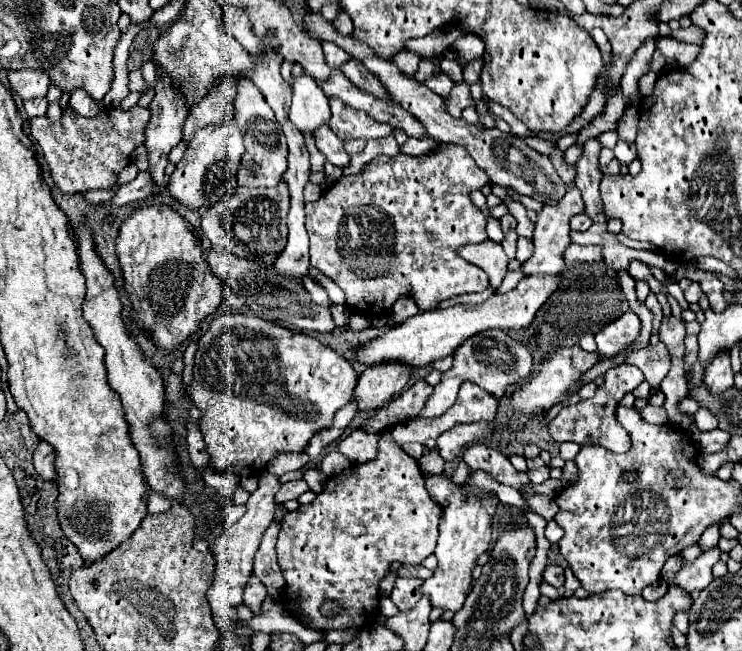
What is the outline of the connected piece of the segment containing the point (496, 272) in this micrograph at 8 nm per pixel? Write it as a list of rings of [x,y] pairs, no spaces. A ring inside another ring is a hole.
[[[485,240],[485,242],[479,242],[479,244],[461,246],[457,250],[457,254],[461,258],[465,258],[467,262],[471,262],[471,264],[479,266],[481,270],[485,270],[493,290],[497,290],[501,286],[501,280],[505,278],[507,264],[509,264],[509,258],[505,256],[501,244],[497,244],[493,240]]]

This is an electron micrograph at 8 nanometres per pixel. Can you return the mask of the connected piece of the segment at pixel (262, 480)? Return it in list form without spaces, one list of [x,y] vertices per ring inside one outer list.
[[[265,472],[259,476],[259,488],[251,494],[251,498],[247,500],[247,512],[243,514],[241,520],[237,520],[235,524],[228,525],[223,532],[215,539],[212,544],[212,553],[215,557],[215,580],[209,586],[207,592],[207,600],[211,604],[213,610],[213,618],[215,624],[221,628],[237,628],[233,624],[233,620],[237,620],[235,614],[235,606],[241,604],[243,598],[243,588],[251,576],[251,568],[253,568],[253,556],[261,544],[261,536],[265,532],[265,528],[269,528],[269,524],[273,522],[273,514],[275,514],[275,492],[281,488],[277,476]]]

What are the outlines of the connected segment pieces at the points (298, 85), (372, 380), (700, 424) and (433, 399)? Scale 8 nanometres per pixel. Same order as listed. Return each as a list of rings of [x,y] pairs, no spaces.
[[[301,74],[293,84],[293,102],[289,120],[301,132],[313,132],[317,126],[329,122],[329,100],[321,90],[319,82],[309,74]]]
[[[377,364],[377,368],[365,368],[355,388],[359,414],[383,408],[407,386],[411,372],[413,368],[407,364]]]
[[[699,408],[695,414],[695,424],[701,432],[709,432],[717,428],[717,418],[707,408]]]
[[[485,330],[469,340],[465,340],[453,354],[453,368],[441,376],[441,382],[433,388],[433,394],[427,398],[425,408],[419,412],[419,418],[435,418],[449,410],[455,402],[457,390],[463,382],[477,382],[485,392],[493,394],[497,400],[507,394],[509,386],[521,384],[533,374],[533,354],[521,342],[513,340],[505,330]]]

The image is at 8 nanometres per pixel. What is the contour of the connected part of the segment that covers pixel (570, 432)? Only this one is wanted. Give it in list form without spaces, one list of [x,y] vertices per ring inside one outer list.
[[[621,364],[621,366],[613,366],[605,372],[605,382],[603,382],[603,388],[597,388],[595,396],[589,398],[589,400],[579,400],[577,404],[569,404],[565,406],[551,422],[549,422],[549,434],[551,438],[557,442],[557,444],[563,444],[563,442],[575,442],[579,446],[587,446],[587,444],[593,444],[593,446],[603,446],[611,452],[629,452],[631,448],[631,440],[629,440],[629,434],[625,432],[625,428],[617,422],[617,408],[619,408],[619,402],[621,398],[635,390],[641,382],[643,382],[643,372],[637,368],[637,366],[629,366],[629,364]]]

